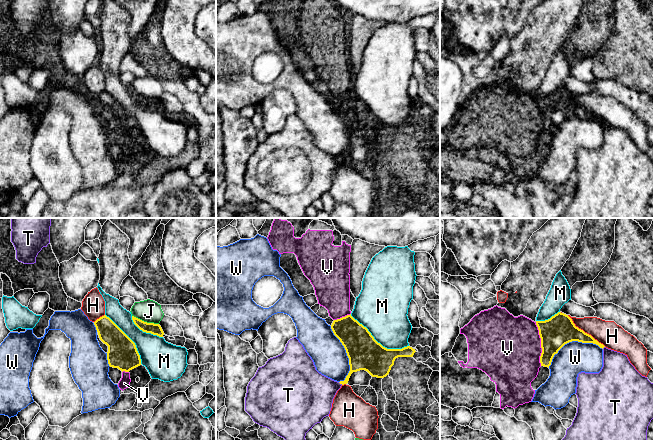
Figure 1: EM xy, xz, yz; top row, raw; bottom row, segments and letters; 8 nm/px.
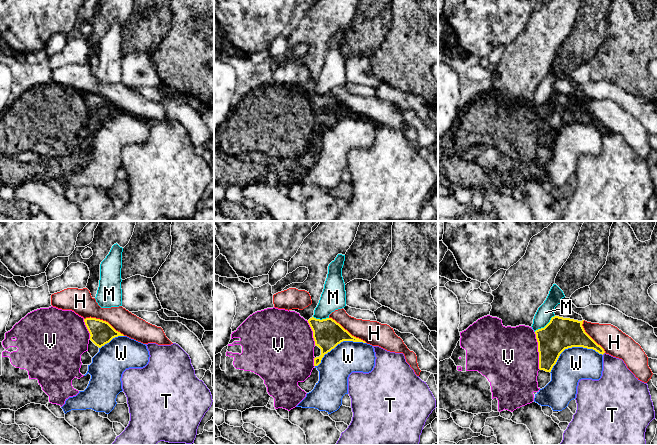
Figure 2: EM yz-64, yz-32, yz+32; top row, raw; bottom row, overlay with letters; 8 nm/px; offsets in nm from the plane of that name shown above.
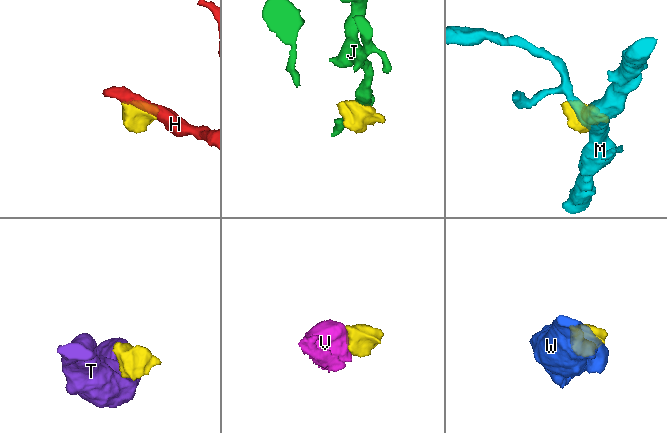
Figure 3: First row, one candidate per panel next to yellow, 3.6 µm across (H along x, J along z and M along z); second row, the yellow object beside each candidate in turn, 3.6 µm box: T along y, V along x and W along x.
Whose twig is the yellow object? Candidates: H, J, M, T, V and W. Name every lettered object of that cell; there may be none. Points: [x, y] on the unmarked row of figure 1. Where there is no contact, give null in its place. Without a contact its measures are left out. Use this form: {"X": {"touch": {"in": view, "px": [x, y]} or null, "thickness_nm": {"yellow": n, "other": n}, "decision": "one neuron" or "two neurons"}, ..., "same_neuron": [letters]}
{"H": {"touch": {"in": "yz", "px": [584, 108]}, "thickness_nm": {"yellow": 240, "other": 200}, "decision": "two neurons"}, "J": {"touch": {"in": "xy", "px": [145, 98]}, "thickness_nm": {"yellow": 90, "other": 180}, "decision": "two neurons"}, "M": {"touch": {"in": "xz", "px": [377, 118]}, "thickness_nm": {"yellow": 280, "other": 380}, "decision": "two neurons"}, "T": {"touch": {"in": "xz", "px": [340, 159]}, "thickness_nm": {"yellow": 180, "other": 360}, "decision": "two neurons"}, "V": {"touch": {"in": "yz", "px": [541, 120]}, "thickness_nm": {"yellow": 240, "other": 500}, "decision": "one neuron"}, "W": {"touch": {"in": "yz", "px": [572, 116]}, "thickness_nm": {"yellow": 240, "other": 260}, "decision": "two neurons"}, "same_neuron": ["V"]}

